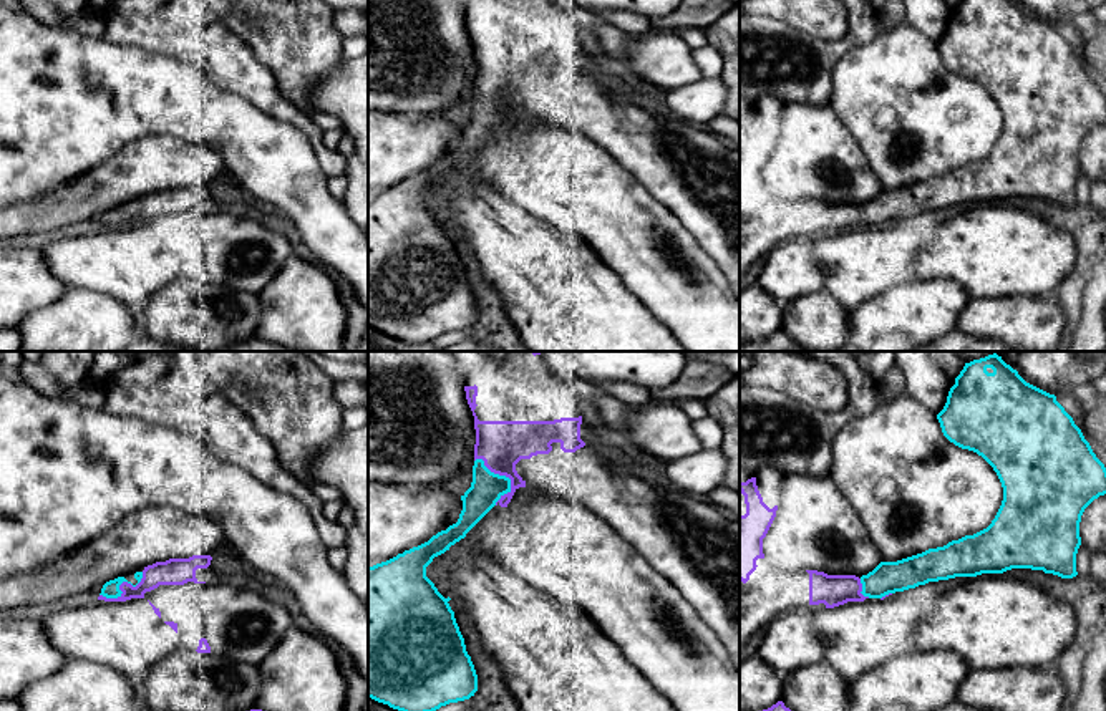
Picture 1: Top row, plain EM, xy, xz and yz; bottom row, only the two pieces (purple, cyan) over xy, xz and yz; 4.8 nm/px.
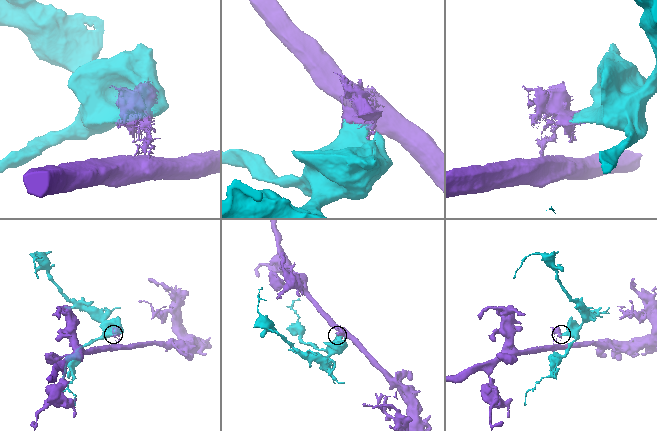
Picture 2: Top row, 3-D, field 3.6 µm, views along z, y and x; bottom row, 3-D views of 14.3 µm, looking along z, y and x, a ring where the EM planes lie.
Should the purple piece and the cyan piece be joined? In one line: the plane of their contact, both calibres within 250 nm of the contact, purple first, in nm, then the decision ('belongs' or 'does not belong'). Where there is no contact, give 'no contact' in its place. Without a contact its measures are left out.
contact in xz; calibres 240 and 160 nm; does not belong

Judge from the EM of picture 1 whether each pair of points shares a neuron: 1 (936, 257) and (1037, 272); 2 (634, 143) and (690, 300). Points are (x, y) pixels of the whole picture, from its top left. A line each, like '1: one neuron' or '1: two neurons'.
1: one neuron
2: two neurons

